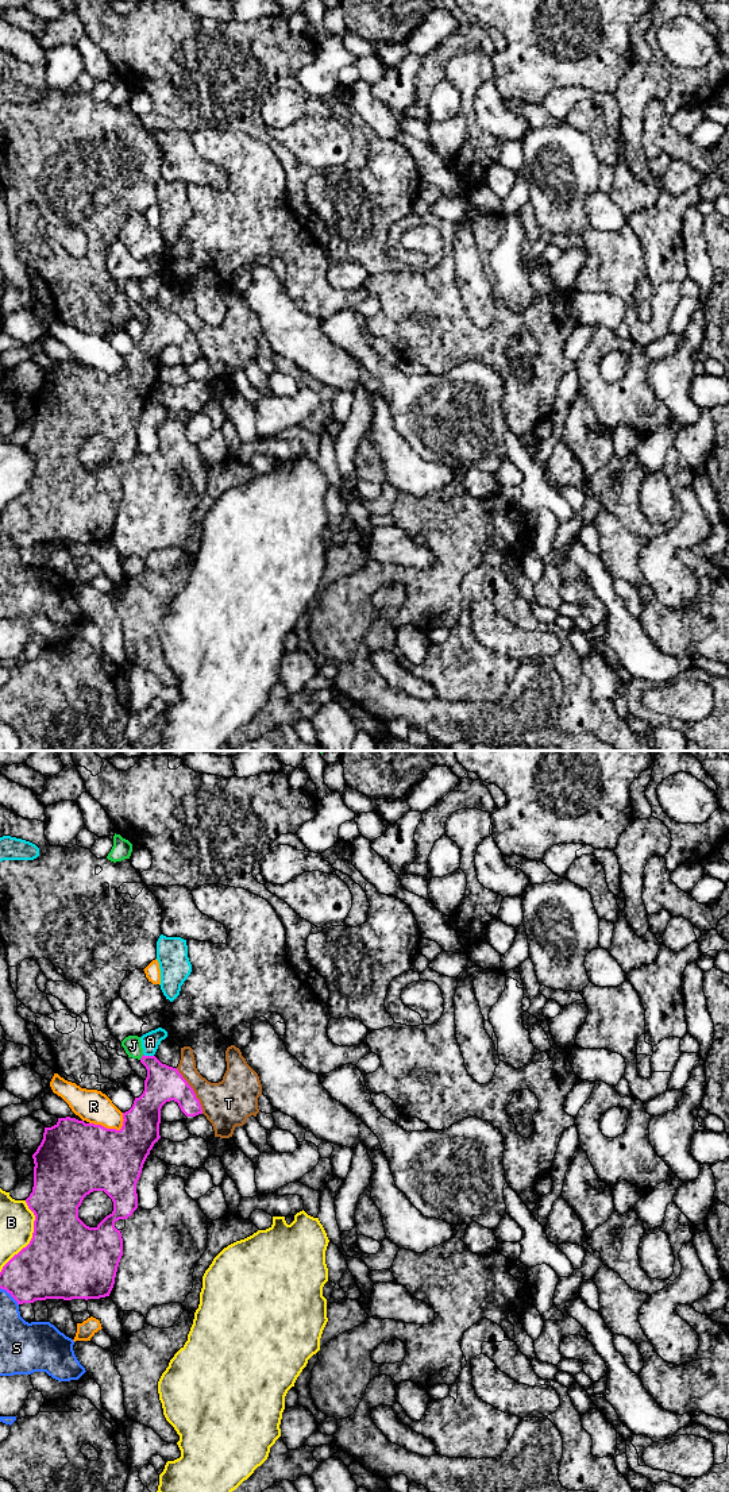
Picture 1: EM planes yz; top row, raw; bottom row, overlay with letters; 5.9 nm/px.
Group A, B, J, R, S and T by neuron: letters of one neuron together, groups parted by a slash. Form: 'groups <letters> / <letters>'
groups A / B / J / R / S / T

